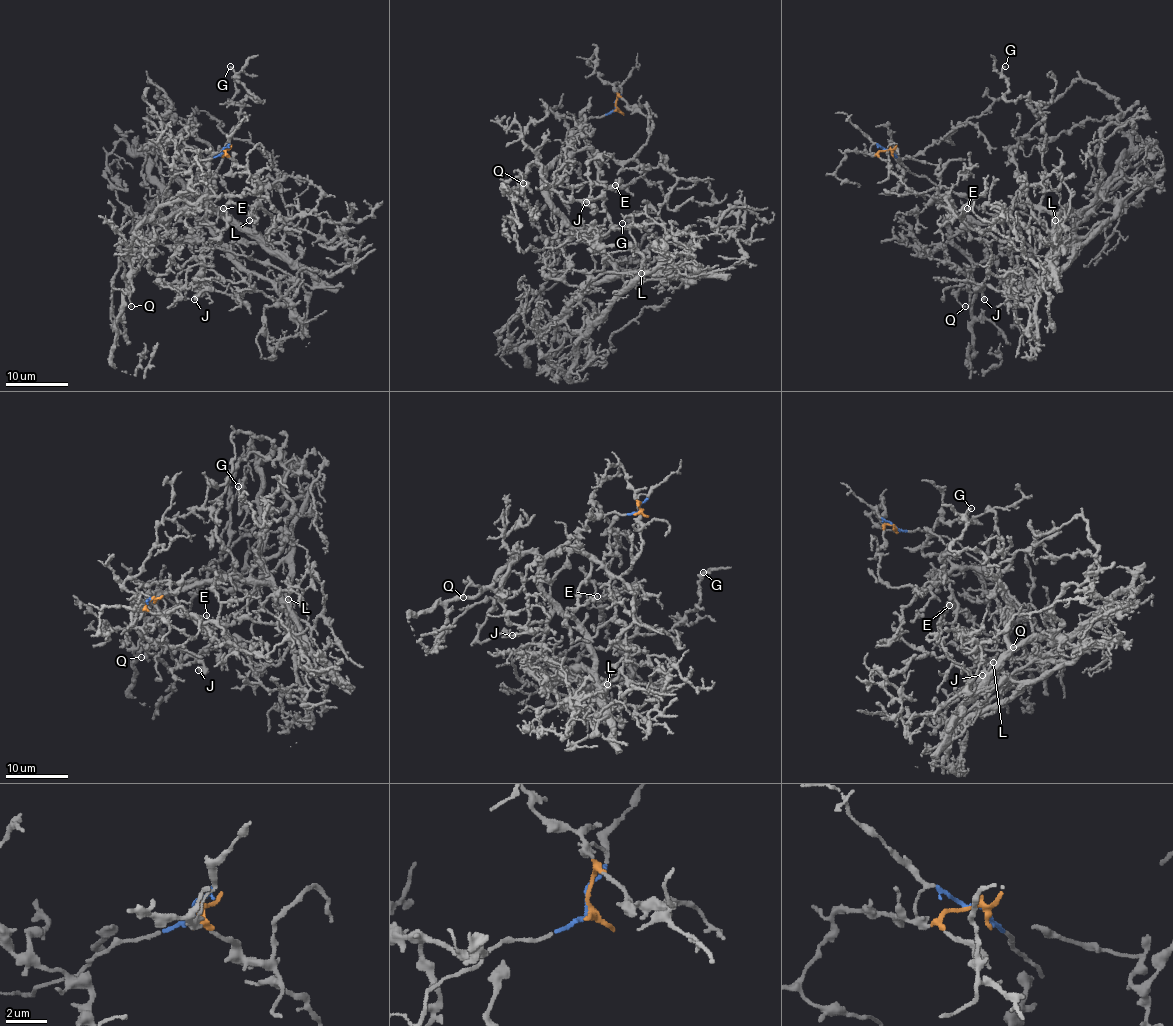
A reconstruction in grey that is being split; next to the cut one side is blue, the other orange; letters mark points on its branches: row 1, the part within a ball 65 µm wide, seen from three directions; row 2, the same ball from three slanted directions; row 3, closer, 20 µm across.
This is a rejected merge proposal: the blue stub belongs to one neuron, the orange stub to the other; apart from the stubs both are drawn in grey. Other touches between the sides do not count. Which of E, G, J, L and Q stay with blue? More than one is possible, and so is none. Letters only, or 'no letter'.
no letter

